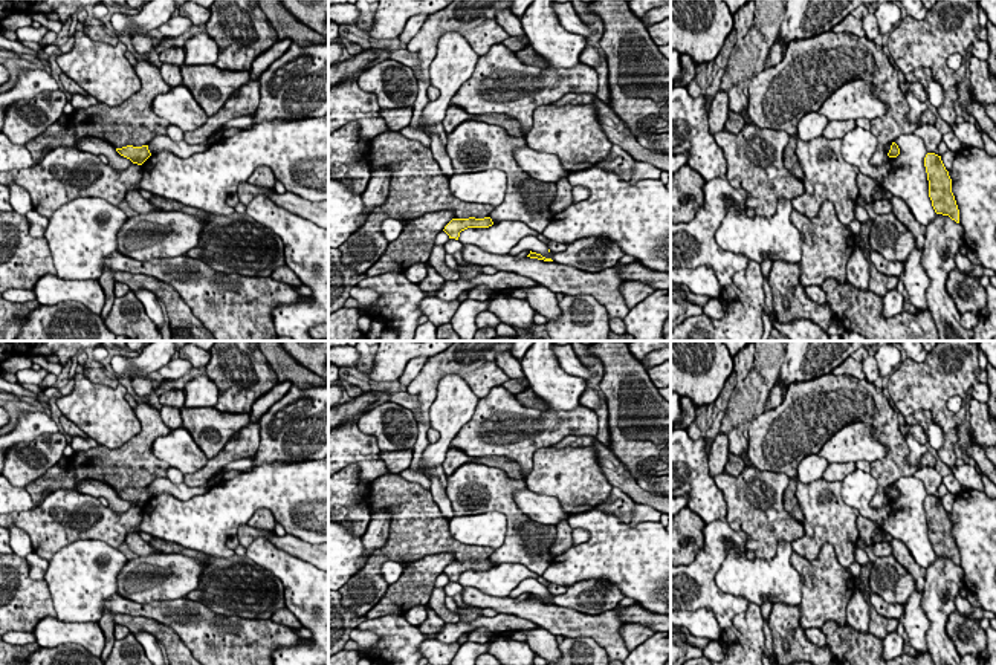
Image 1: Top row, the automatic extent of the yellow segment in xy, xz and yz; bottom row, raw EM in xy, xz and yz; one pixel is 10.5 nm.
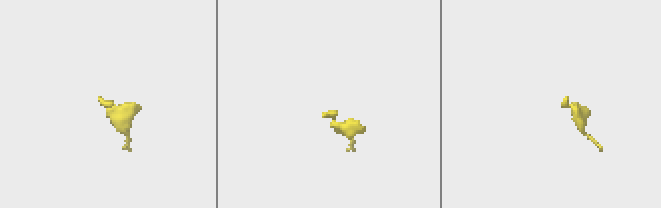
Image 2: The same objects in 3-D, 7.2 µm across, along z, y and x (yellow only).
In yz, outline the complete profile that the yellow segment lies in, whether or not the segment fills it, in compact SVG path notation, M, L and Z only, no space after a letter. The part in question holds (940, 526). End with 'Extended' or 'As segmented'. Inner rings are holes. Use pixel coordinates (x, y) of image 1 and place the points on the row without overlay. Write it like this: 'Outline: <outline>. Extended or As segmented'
Outline: M927 495L924 509L929 523L929 540L936 556L949 558L959 566L959 552L952 535L952 521L946 512L941 498Z. As segmented

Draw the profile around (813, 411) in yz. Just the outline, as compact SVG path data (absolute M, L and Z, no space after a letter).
M829 373L793 382L779 407L750 423L747 454L761 471L796 477L804 457L819 454L829 437L854 422L868 423L886 446L886 456L871 462L871 474L878 483L871 506L880 509L889 501L884 489L920 468L907 462L906 436L883 388L866 379Z

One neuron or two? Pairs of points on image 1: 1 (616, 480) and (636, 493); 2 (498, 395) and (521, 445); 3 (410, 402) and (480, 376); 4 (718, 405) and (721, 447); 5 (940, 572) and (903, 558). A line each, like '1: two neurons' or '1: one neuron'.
1: one neuron
2: one neuron
3: two neurons
4: one neuron
5: two neurons

